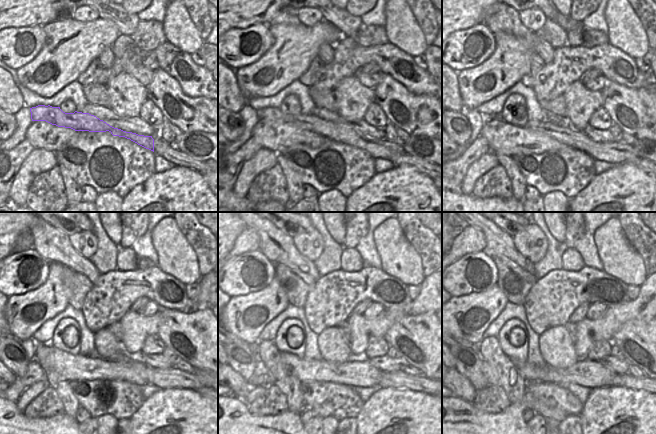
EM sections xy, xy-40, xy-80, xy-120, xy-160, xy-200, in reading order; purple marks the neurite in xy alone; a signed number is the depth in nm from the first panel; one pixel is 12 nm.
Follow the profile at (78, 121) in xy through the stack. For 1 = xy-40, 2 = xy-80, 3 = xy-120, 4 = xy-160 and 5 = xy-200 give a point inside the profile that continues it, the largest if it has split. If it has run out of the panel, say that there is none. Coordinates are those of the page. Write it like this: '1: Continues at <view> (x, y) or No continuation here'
1: Continues at xy-40 (343, 133)
2: Continues at xy-80 (617, 153)
3: Continues at xy-120 (173, 377)
4: Continues at xy-160 (400, 379)
5: Continues at xy-200 (626, 380).

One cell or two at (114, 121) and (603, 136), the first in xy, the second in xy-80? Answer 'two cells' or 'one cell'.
one cell

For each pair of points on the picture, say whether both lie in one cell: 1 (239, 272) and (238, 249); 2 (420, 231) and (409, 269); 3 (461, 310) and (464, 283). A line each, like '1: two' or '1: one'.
1: two
2: two
3: two

